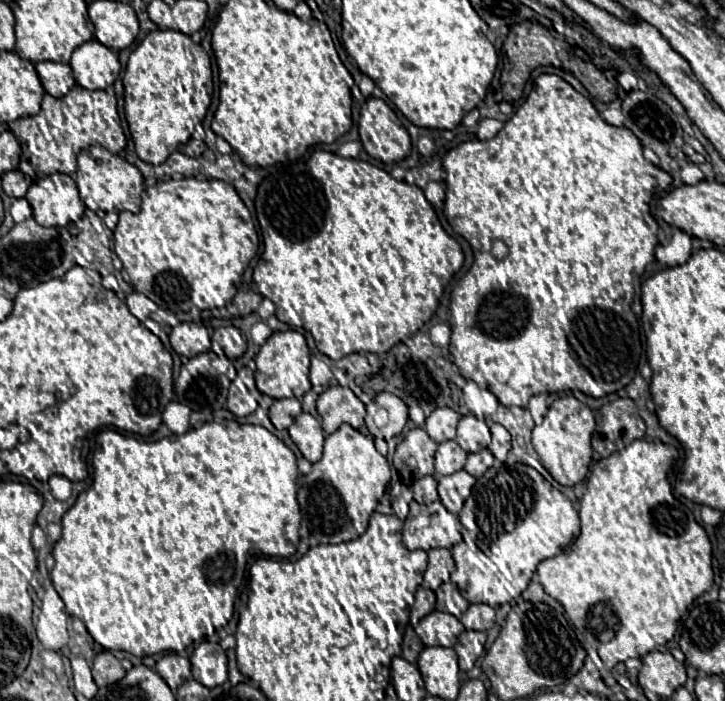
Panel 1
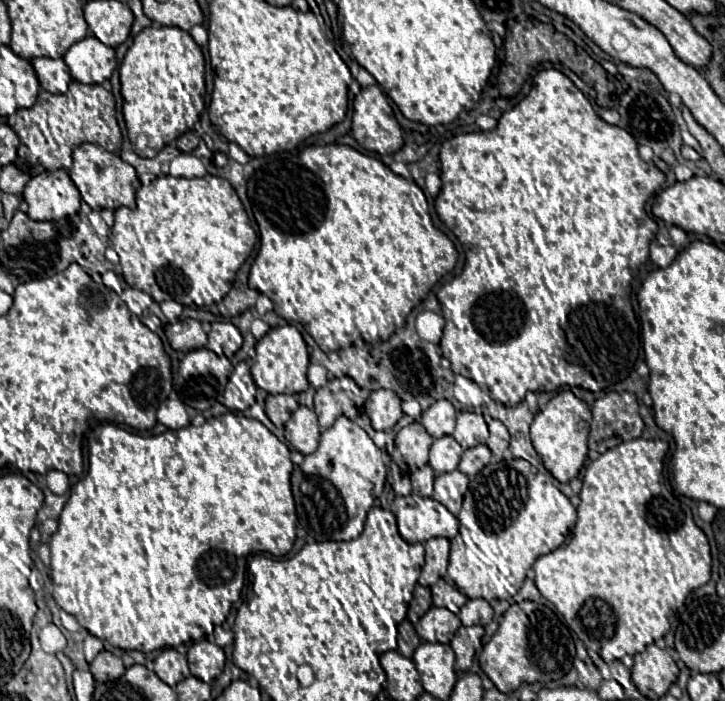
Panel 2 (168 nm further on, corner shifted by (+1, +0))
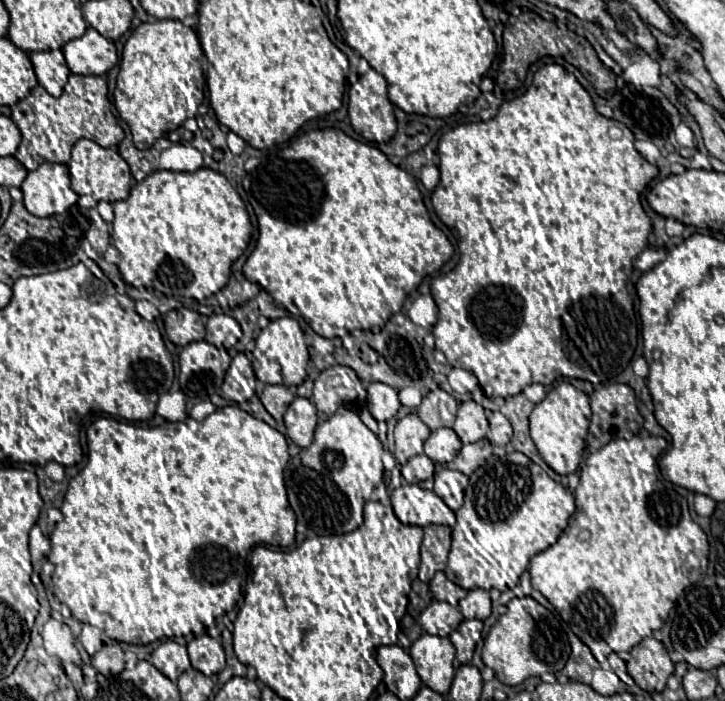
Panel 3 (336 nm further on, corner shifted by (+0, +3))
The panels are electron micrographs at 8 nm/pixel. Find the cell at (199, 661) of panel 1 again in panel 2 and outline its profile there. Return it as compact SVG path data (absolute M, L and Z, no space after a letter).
M208 640L190 646L186 658L190 672L208 684L212 684L224 670L224 650Z

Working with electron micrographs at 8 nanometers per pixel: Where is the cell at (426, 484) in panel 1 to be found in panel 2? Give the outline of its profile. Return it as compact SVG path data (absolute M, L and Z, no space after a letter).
M426 464L410 474L412 492L418 496L432 496L432 484L434 484L434 472Z

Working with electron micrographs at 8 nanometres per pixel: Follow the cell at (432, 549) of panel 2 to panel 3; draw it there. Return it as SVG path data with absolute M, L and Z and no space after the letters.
M427 525L421 543L419 579L429 583L437 571L447 567L447 553L451 549L451 529L447 525Z

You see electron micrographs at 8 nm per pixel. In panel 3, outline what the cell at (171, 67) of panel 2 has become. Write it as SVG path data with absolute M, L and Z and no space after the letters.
M165 19L133 29L121 54L121 71L113 93L115 107L129 125L135 147L151 149L159 137L175 131L185 119L198 115L205 91L203 49L191 27Z

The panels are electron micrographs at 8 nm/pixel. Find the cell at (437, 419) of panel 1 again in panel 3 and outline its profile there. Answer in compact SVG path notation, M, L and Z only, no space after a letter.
M435 389L423 397L421 407L417 409L417 415L421 421L431 429L441 429L441 427L453 427L455 415L457 415L457 401L445 393L443 389Z

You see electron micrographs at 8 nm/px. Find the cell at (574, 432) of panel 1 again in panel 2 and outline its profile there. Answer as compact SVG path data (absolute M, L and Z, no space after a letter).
M570 390L558 392L536 416L530 424L530 436L532 444L542 458L546 470L558 480L558 482L570 482L580 474L580 468L584 466L586 454L588 454L588 432L590 432L590 408L584 400L576 398Z

